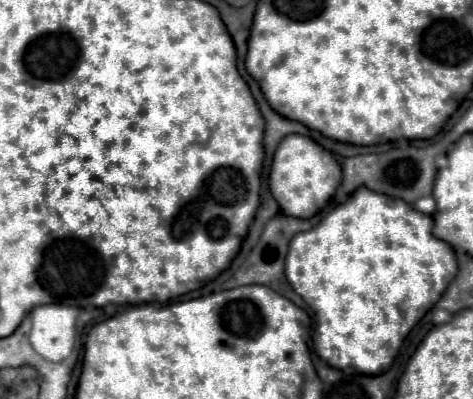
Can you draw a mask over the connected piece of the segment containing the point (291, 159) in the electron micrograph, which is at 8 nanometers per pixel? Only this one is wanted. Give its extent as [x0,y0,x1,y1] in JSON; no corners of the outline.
[271,134,341,218]

